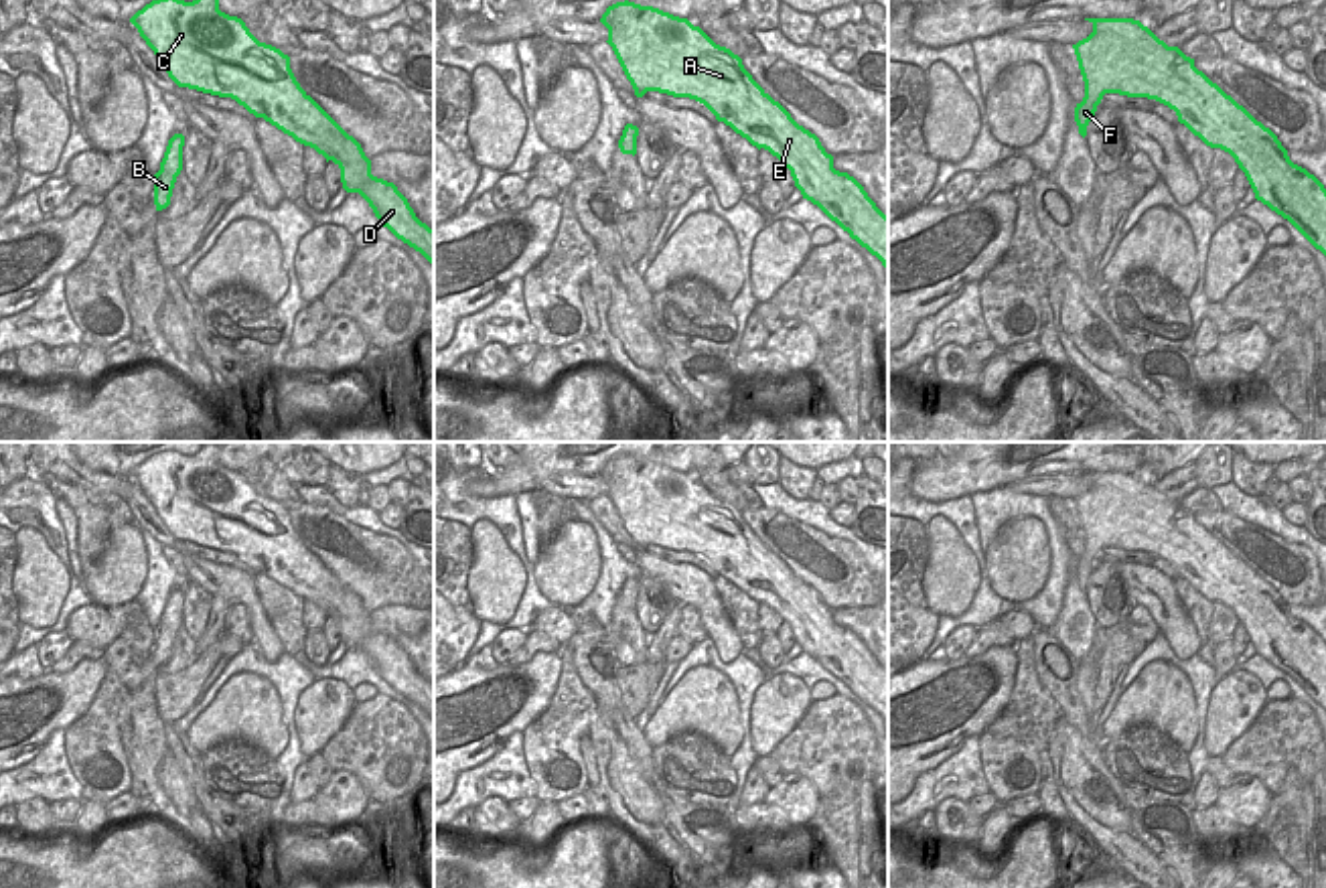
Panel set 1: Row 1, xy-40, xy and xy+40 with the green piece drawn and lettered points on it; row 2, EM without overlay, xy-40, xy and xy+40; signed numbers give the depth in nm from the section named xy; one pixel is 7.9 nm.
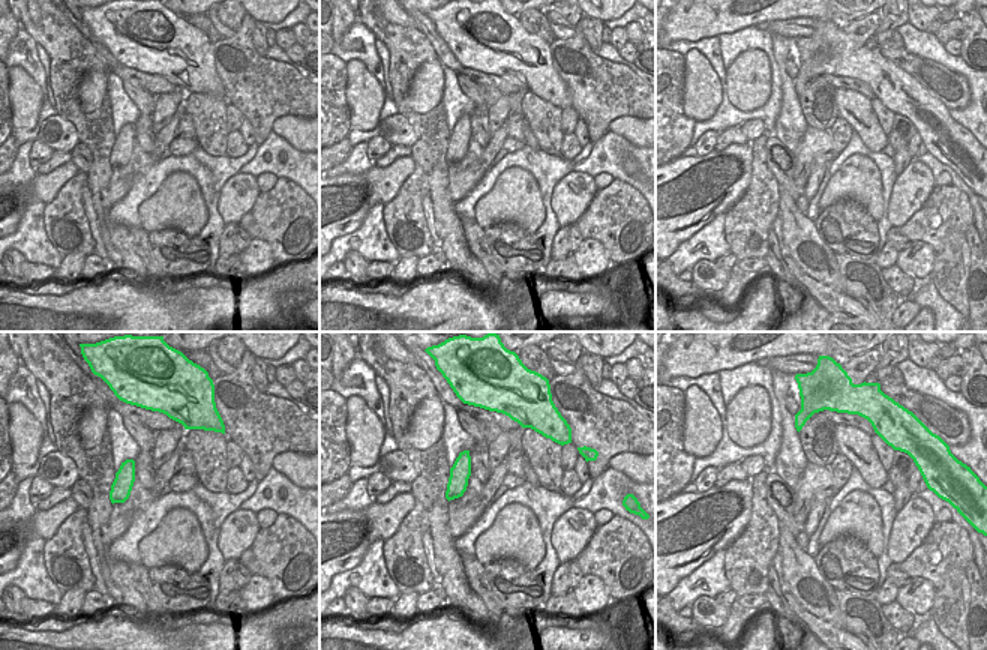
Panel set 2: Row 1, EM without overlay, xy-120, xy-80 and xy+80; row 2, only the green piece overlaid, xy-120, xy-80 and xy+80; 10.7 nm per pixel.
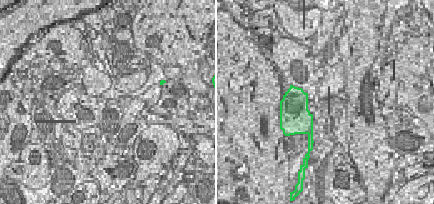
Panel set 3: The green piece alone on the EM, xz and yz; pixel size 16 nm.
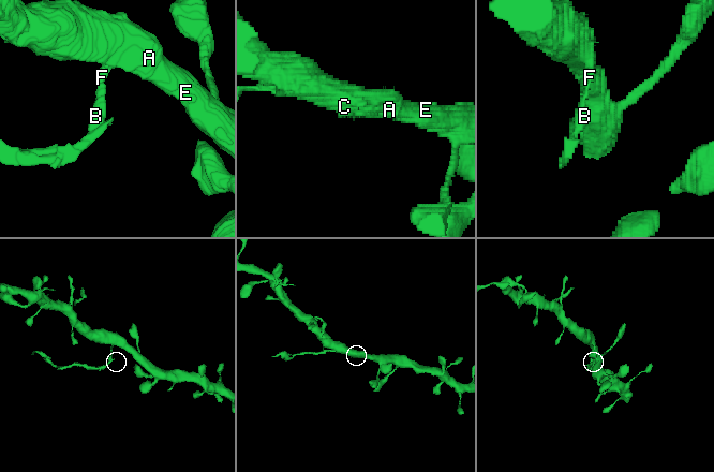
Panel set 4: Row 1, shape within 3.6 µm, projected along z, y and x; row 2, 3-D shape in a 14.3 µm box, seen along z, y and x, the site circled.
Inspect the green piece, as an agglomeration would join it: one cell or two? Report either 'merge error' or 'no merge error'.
merge error

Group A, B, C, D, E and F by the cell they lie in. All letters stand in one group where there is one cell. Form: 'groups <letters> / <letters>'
groups A C D E F / B

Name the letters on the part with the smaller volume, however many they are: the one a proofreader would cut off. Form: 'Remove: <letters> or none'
Remove: B

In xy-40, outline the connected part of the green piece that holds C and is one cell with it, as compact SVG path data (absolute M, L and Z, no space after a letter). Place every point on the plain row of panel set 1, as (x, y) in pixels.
M217 444L197 454L158 452L130 476L178 541L231 551L341 622L347 647L359 647L397 693L434 722L434 683L422 677L393 637L371 628L371 614L296 535L290 511L260 497L245 476L219 464Z

